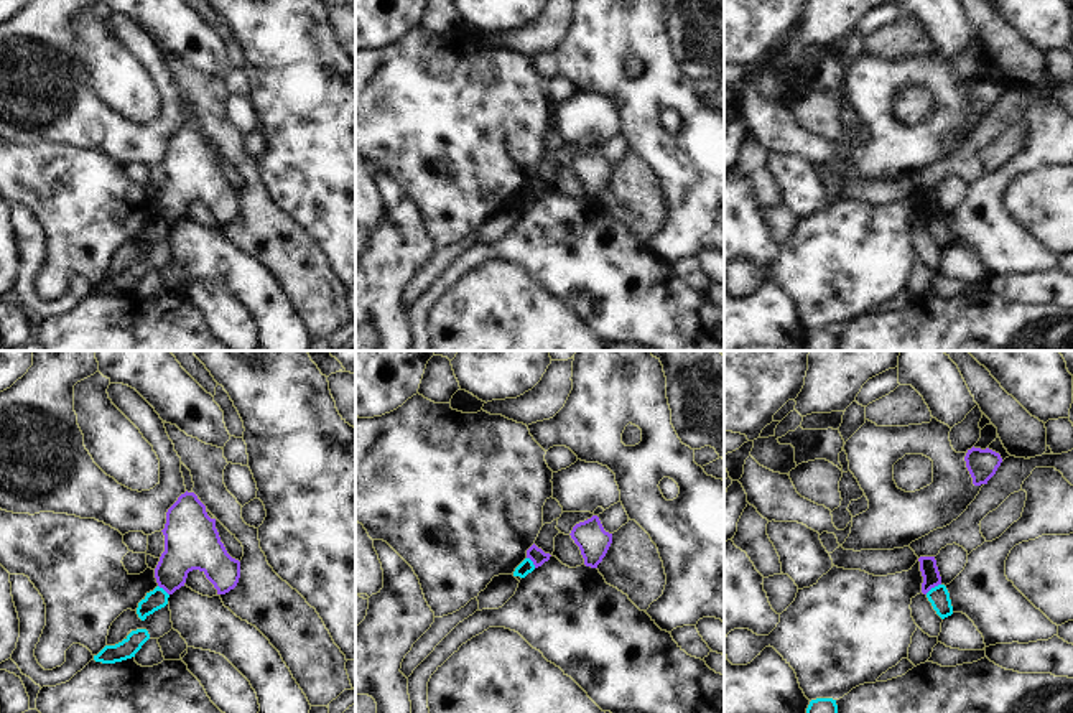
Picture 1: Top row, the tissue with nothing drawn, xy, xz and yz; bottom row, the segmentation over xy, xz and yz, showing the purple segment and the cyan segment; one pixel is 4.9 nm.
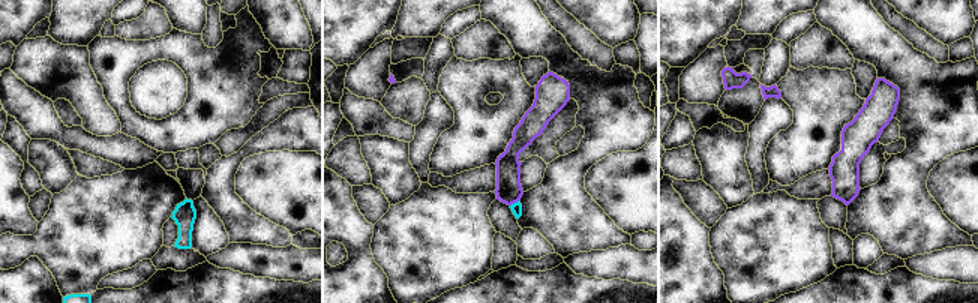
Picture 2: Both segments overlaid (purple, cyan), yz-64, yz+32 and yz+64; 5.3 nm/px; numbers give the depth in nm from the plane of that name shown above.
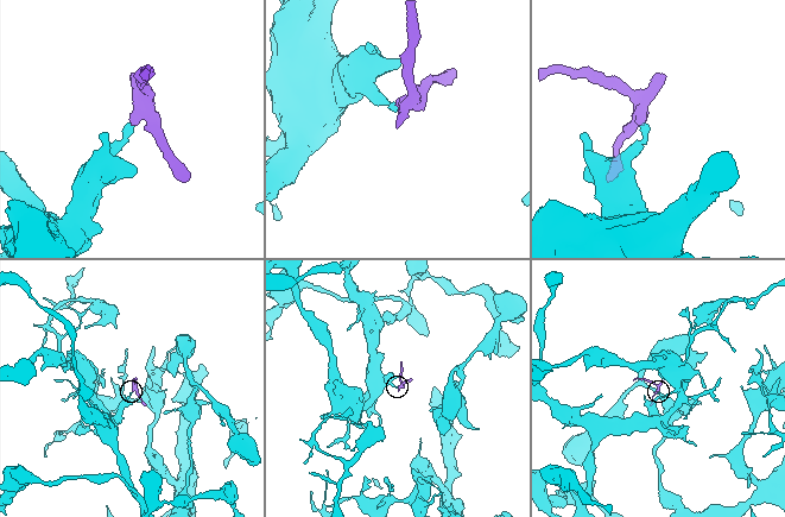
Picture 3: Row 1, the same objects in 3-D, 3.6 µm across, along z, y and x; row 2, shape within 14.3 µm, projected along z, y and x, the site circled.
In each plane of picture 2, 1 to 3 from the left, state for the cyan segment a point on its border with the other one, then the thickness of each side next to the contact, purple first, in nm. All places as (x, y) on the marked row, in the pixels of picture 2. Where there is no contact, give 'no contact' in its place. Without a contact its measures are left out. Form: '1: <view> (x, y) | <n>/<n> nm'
1: no contact
2: yz+32 (515, 201) | 140/60 nm
3: no contact

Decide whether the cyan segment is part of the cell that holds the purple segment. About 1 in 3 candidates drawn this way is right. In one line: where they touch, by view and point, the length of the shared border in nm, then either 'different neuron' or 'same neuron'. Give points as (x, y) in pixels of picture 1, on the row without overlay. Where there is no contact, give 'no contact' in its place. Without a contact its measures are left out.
meets purple in yz at (932, 218); contact 90 nm long; different neuron

